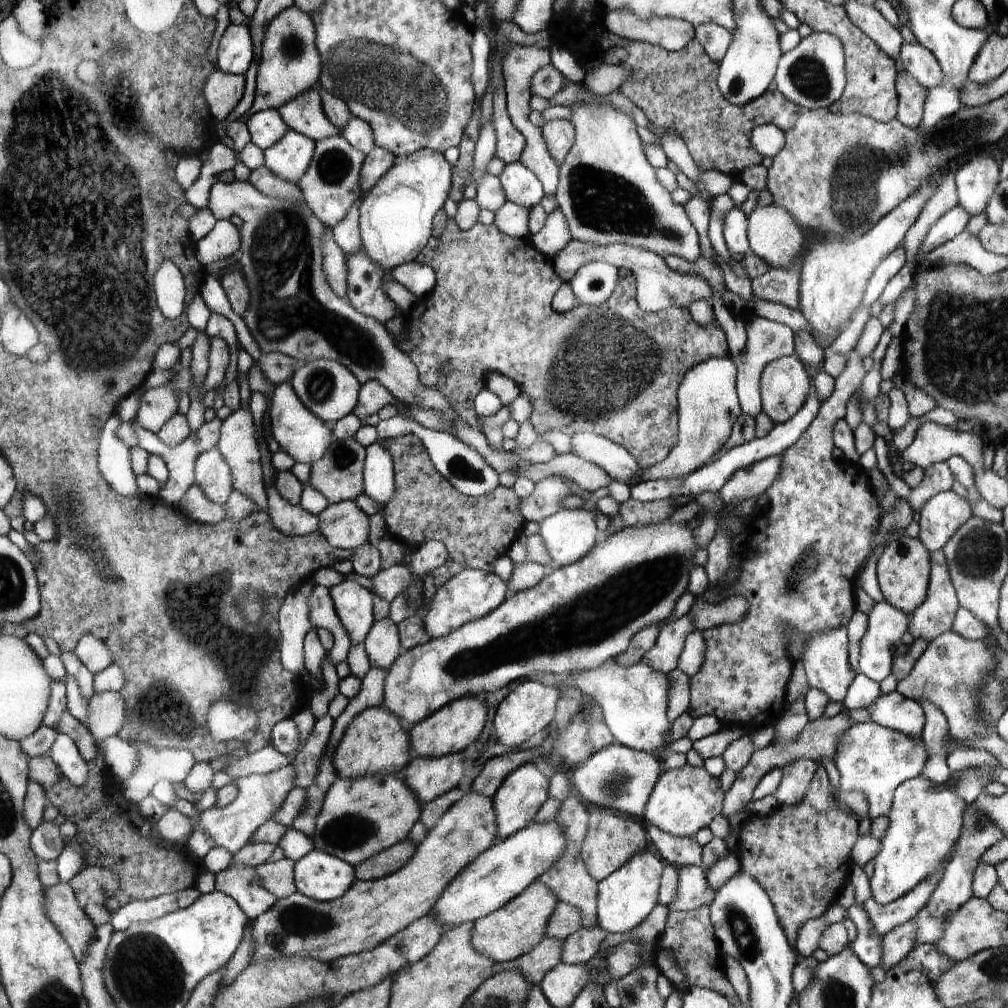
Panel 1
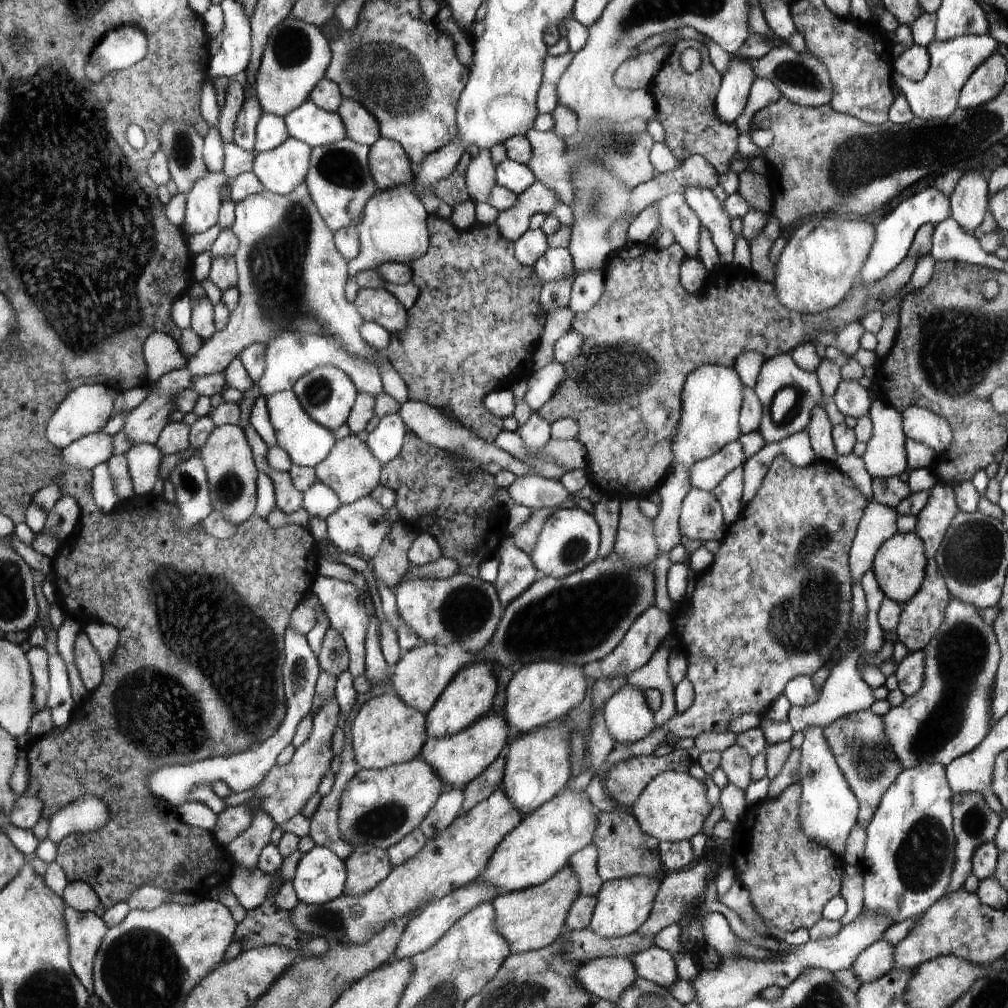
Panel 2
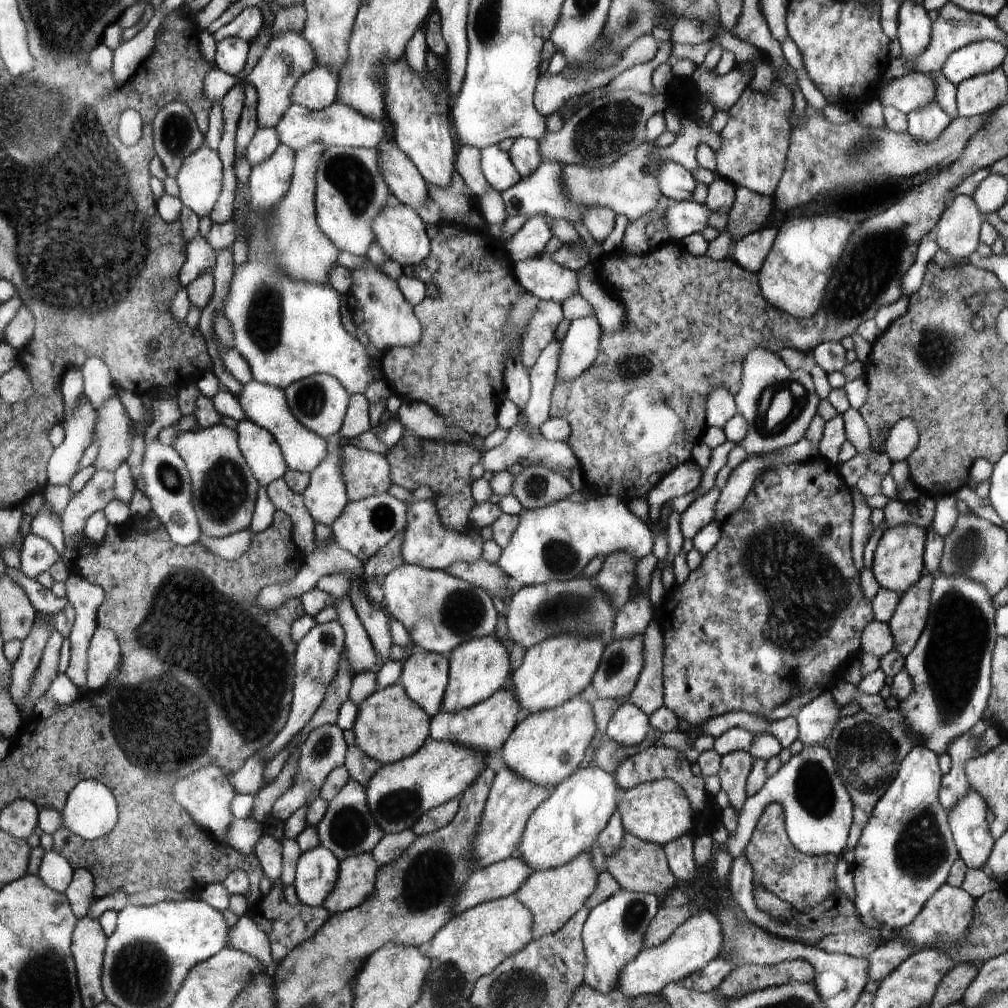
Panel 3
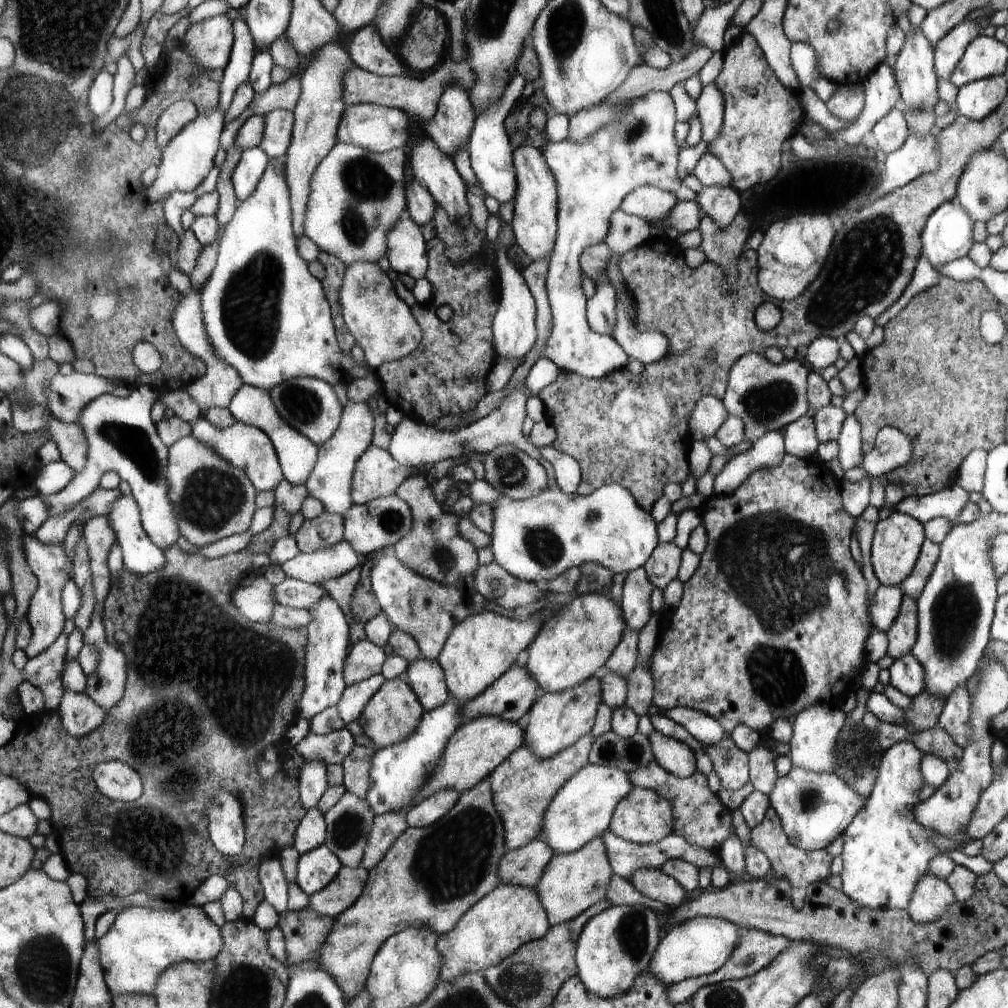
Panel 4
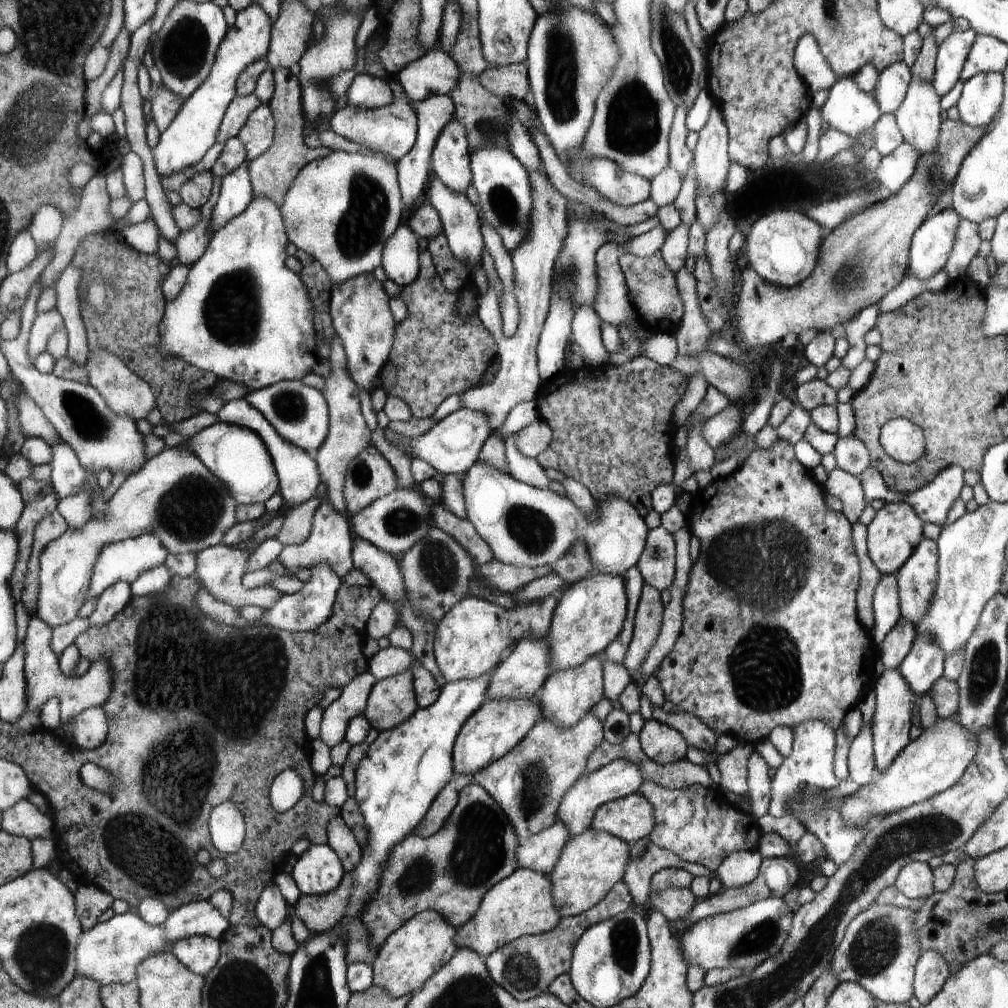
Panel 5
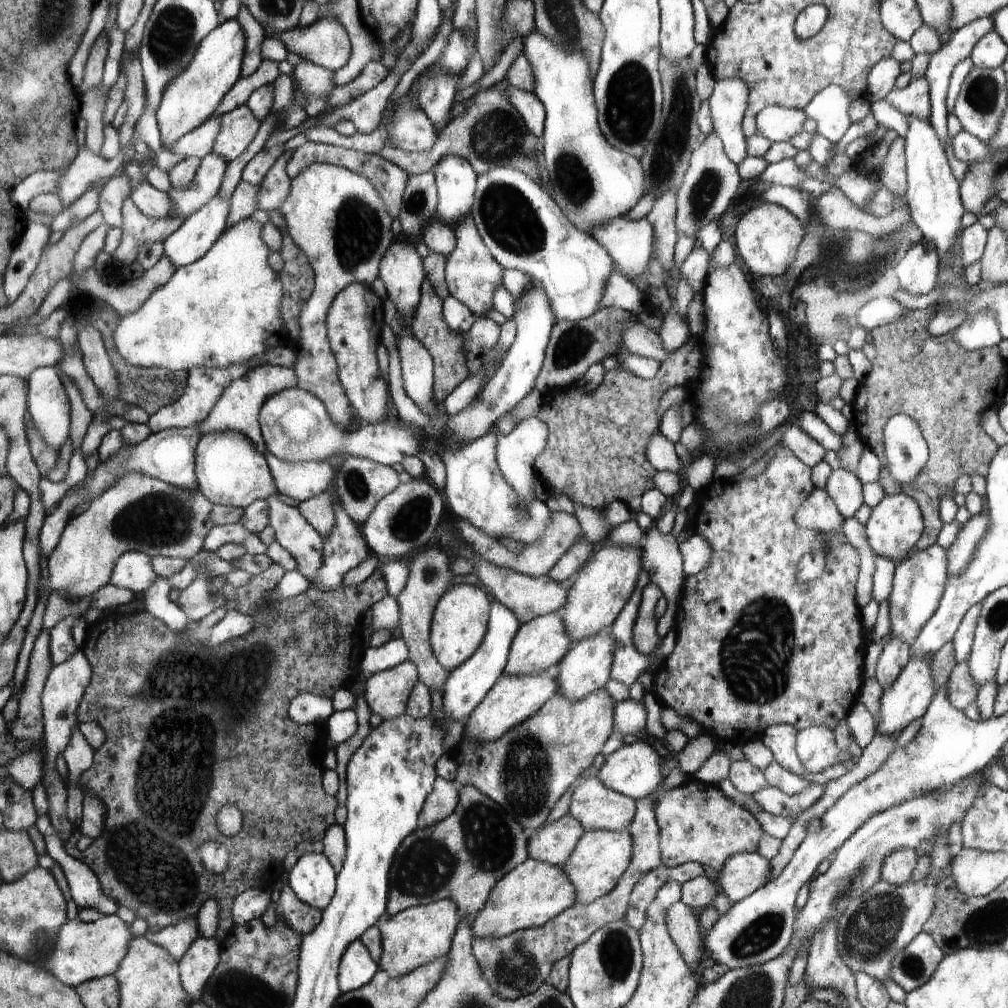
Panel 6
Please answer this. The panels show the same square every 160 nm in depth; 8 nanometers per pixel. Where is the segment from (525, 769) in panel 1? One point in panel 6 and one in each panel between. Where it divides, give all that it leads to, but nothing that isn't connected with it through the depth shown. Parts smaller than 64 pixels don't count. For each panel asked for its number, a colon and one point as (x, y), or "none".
2: (537, 769)
3: (545, 748)
4: (558, 721)
5: (568, 695)
6: (586, 668)

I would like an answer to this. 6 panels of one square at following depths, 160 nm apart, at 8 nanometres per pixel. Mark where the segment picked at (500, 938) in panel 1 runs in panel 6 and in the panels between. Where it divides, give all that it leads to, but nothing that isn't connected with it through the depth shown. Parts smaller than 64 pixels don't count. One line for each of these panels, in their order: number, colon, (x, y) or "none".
2: (534, 918)
3: (554, 897)
4: (572, 883)
5: (590, 865)
6: (598, 862)

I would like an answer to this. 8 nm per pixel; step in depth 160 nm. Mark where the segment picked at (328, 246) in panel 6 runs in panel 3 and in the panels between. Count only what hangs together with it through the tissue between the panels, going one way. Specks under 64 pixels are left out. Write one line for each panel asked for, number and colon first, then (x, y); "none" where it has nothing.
3: (351, 191)
4: (357, 195)
5: (342, 209)

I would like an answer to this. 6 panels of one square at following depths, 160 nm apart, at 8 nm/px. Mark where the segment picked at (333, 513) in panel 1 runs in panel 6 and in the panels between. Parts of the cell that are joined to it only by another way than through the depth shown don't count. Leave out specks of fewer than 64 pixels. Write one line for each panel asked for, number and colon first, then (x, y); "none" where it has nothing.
2: (358, 529)
3: (367, 525)
4: (374, 527)
5: (396, 522)
6: (406, 519)

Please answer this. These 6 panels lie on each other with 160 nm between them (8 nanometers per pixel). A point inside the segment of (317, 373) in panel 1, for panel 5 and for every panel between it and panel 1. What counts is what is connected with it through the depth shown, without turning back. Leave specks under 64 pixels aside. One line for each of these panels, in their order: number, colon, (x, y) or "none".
2: (327, 394)
3: (320, 402)
4: (310, 405)
5: (300, 413)

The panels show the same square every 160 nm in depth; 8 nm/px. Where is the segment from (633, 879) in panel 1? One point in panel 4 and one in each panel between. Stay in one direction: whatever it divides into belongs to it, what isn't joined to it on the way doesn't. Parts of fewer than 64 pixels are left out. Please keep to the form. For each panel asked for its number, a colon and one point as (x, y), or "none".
2: (623, 905)
3: (612, 935)
4: (615, 948)

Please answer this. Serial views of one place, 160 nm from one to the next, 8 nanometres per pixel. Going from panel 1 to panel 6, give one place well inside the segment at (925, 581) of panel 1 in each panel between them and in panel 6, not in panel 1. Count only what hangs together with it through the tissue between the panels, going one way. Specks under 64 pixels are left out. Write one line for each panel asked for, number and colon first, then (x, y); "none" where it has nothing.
2: (900, 564)
3: (898, 564)
4: (897, 542)
5: (896, 531)
6: (895, 525)

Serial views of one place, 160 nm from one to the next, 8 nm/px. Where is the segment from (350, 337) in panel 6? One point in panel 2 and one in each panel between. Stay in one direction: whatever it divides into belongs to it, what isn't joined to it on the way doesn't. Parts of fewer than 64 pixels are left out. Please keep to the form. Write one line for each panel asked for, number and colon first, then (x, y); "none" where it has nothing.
2: (379, 305)
3: (377, 306)
4: (384, 327)
5: (360, 314)

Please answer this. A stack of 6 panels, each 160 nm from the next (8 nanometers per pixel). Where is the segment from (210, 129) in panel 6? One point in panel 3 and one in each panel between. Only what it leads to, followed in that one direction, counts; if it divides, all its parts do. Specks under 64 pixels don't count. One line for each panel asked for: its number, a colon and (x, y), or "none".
3: (317, 89)
4: (283, 96)
5: (242, 107)

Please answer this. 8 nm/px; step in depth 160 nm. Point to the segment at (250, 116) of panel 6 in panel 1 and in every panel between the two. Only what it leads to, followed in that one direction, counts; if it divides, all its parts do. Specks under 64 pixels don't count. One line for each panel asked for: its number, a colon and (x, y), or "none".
1: (305, 113)
2: (308, 122)
3: (338, 125)
4: (279, 125)
5: (257, 134)

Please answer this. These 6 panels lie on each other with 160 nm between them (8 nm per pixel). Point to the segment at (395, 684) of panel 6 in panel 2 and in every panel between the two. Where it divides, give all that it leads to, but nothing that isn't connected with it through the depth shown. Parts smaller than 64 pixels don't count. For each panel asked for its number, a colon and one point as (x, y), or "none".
2: (386, 731)
3: (390, 726)
4: (394, 713)
5: (393, 700)

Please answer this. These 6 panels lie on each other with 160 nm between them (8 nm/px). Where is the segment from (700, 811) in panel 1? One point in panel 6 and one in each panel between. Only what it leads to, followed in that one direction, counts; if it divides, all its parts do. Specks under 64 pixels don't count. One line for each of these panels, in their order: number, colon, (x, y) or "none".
2: (673, 807)
3: (660, 811)
4: (645, 816)
5: (631, 818)
6: (596, 806)

